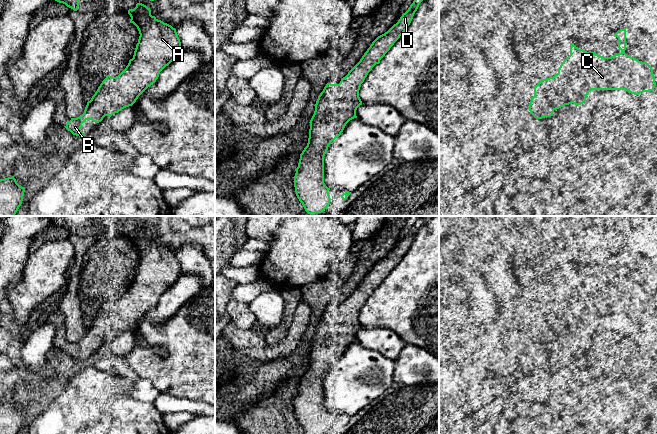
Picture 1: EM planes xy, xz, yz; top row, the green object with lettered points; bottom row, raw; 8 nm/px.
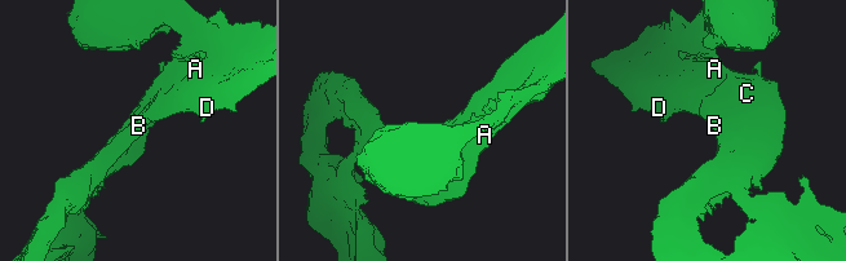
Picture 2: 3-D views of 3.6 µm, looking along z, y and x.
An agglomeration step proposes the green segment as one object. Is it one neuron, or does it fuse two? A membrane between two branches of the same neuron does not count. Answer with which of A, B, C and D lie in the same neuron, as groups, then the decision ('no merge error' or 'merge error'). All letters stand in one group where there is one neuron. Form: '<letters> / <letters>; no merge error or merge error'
A B C D; no merge error

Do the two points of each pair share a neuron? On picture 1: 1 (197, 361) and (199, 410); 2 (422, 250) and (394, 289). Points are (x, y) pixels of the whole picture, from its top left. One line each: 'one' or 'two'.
1: two
2: one

